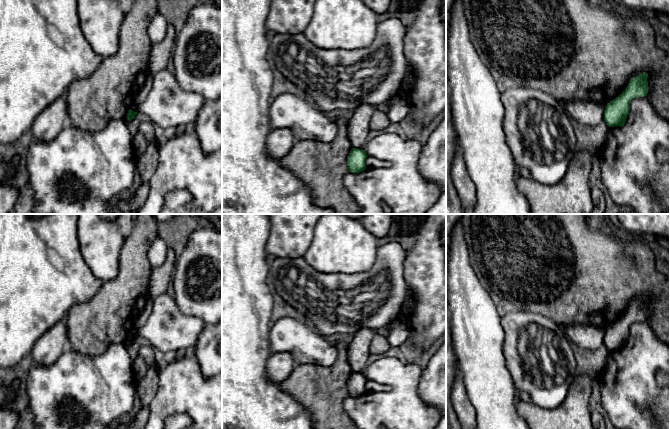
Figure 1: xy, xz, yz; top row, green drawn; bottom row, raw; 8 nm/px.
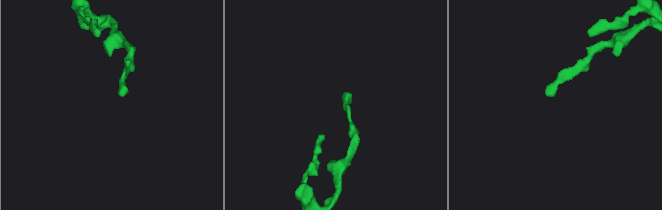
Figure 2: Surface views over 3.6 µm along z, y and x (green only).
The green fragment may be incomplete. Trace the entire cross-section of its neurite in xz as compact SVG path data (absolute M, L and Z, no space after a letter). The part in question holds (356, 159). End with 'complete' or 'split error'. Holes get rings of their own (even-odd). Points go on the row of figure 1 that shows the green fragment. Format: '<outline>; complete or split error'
M352 148L347 158L347 166L349 172L363 172L366 169L366 158L367 154L363 149Z; complete

